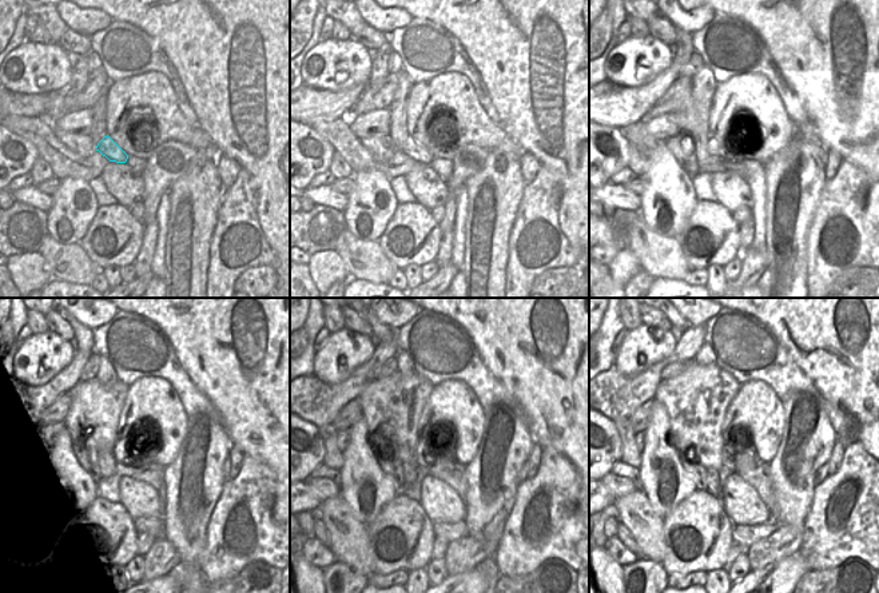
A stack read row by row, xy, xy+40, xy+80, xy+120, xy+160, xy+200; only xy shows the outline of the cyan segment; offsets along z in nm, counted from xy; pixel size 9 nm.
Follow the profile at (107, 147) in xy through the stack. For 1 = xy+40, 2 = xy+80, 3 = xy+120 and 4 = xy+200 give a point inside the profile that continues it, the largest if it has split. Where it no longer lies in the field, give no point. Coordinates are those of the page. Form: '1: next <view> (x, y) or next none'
1: next xy+40 (410, 148)
2: next xy+80 (714, 148)
3: next xy+120 (120, 452)
4: next xy+200 (727, 454)

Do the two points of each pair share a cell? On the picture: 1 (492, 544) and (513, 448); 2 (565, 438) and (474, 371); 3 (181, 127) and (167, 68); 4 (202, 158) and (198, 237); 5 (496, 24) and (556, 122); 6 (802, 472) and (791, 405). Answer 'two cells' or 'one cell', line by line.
1: one cell
2: two cells
3: two cells
4: one cell
5: one cell
6: one cell

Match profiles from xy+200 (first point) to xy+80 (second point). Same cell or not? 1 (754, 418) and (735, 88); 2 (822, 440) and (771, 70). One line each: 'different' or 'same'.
1: same
2: different

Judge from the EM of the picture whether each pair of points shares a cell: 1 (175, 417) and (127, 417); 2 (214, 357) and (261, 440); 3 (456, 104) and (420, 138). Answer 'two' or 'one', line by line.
1: one
2: one
3: one

